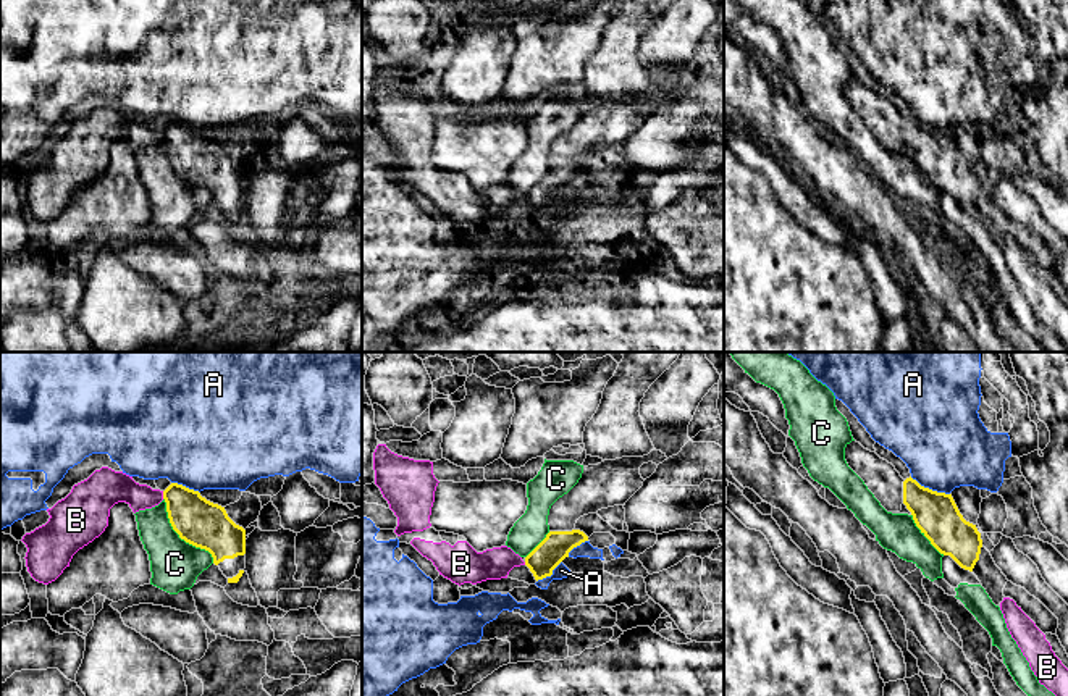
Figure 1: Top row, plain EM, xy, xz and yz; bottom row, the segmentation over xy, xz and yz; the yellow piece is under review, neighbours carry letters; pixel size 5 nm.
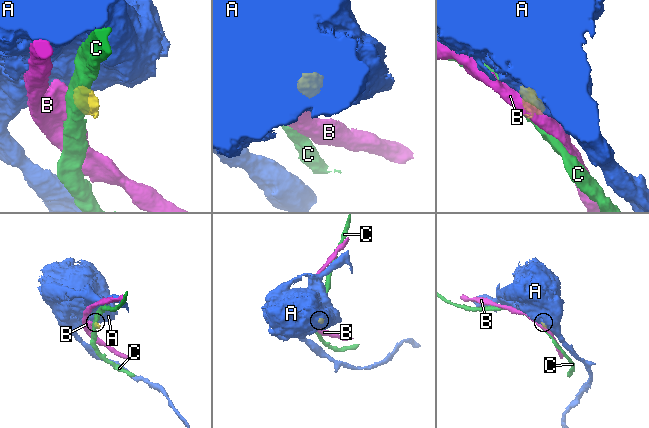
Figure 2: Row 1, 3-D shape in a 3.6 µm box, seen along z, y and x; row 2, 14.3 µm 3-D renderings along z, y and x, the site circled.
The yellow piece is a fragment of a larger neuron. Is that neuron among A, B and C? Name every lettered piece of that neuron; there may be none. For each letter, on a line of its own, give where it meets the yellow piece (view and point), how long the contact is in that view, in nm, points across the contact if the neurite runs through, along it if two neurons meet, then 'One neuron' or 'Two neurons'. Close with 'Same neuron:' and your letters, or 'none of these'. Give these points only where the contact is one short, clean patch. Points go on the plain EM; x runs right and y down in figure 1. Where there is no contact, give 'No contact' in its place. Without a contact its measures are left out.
A: Touches yellow at yz (928, 126). Shared border 220 nm. Boundary: yz (910, 115), (925, 125), (949, 133). Two neurons
B: Touches yellow at xy (163, 133). Shared border 40 nm. Boundary: xy (162, 129), (163, 136). Two neurons
C: Touches yellow at xy (180, 175). Shared border 420 nm. Boundary: xy (163, 136), (172, 167), (186, 180), (204, 186), (214, 201). Two neurons
Same neuron: none of these

